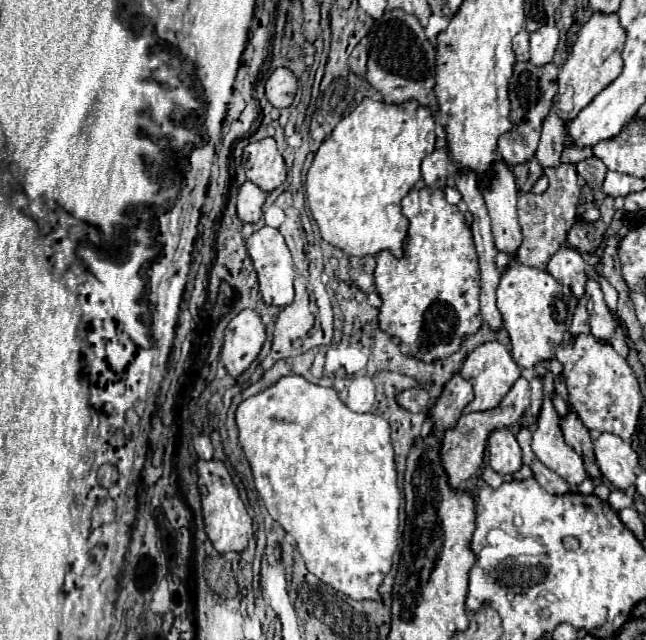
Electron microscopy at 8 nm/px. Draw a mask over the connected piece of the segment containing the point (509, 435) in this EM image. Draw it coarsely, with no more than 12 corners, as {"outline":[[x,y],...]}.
{"outline":[[498,429],[487,443],[488,465],[514,475],[522,453],[510,429]]}

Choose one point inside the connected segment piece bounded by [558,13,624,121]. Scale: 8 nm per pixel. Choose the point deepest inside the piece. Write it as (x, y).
(595, 60)

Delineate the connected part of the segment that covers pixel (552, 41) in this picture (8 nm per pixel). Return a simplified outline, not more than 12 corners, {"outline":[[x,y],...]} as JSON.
{"outline":[[544,25],[530,33],[530,63],[550,63],[558,29]]}

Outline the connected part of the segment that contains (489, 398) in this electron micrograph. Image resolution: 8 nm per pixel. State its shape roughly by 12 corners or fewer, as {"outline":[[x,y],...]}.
{"outline":[[488,341],[464,361],[474,401],[464,409],[494,409],[520,377],[510,351]]}

